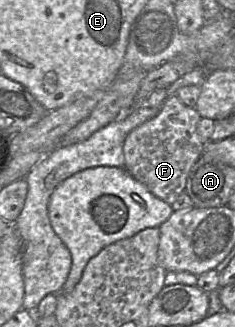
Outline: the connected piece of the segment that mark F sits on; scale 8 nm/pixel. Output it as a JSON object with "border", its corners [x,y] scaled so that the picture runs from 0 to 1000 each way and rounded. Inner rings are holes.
{"border":[[[749,287],[719,291],[651,361],[566,394],[532,422],[528,514],[660,602],[719,627],[787,587],[800,532],[864,468],[877,437],[838,407],[851,364],[830,327],[783,321]]]}

